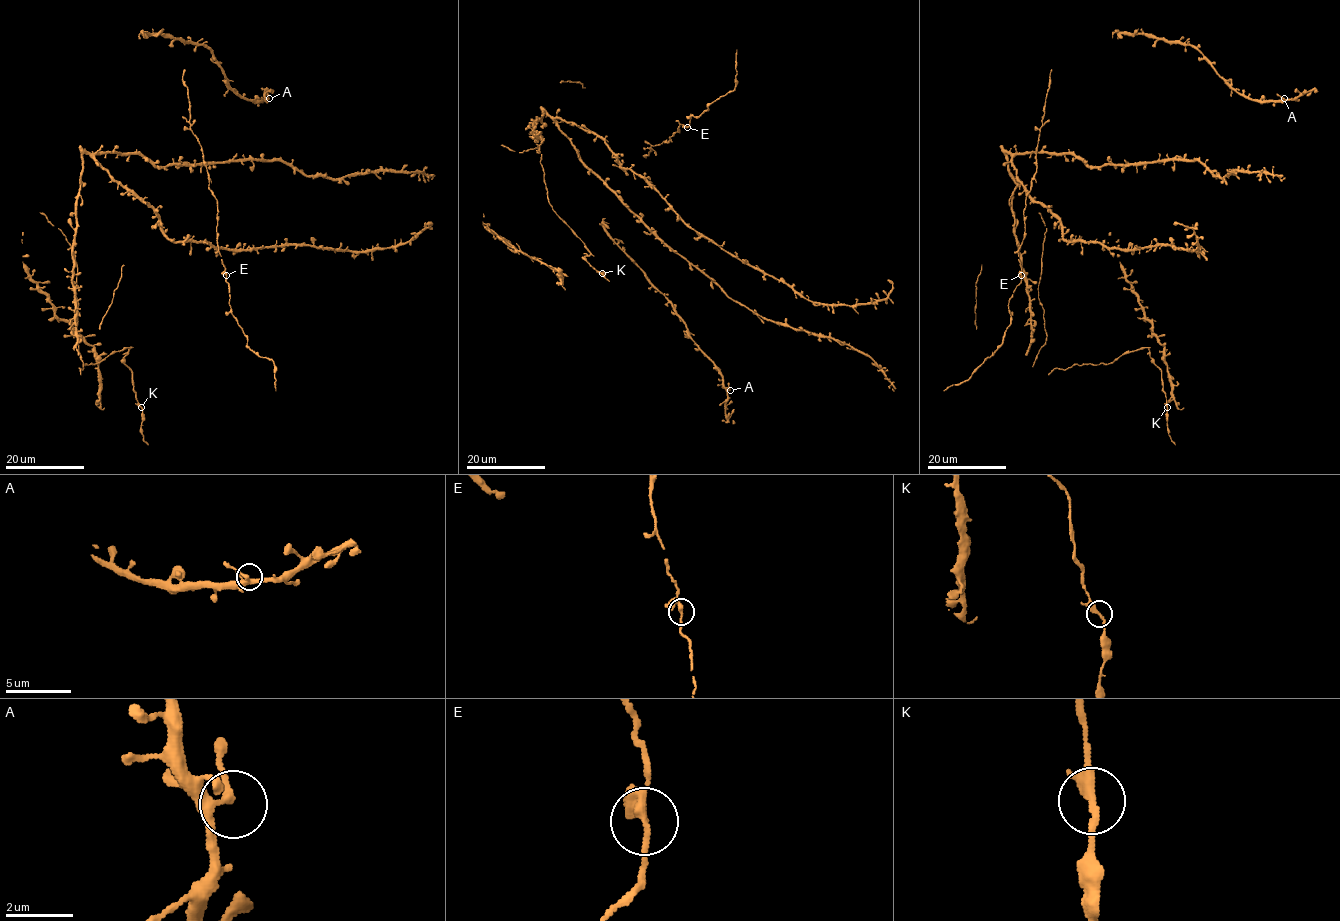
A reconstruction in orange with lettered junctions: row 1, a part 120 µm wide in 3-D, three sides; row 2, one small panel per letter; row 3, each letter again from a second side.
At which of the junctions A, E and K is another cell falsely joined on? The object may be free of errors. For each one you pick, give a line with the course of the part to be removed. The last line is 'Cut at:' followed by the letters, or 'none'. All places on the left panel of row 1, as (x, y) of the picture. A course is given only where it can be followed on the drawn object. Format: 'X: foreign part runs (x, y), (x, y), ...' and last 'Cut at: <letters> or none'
Cut at: none

